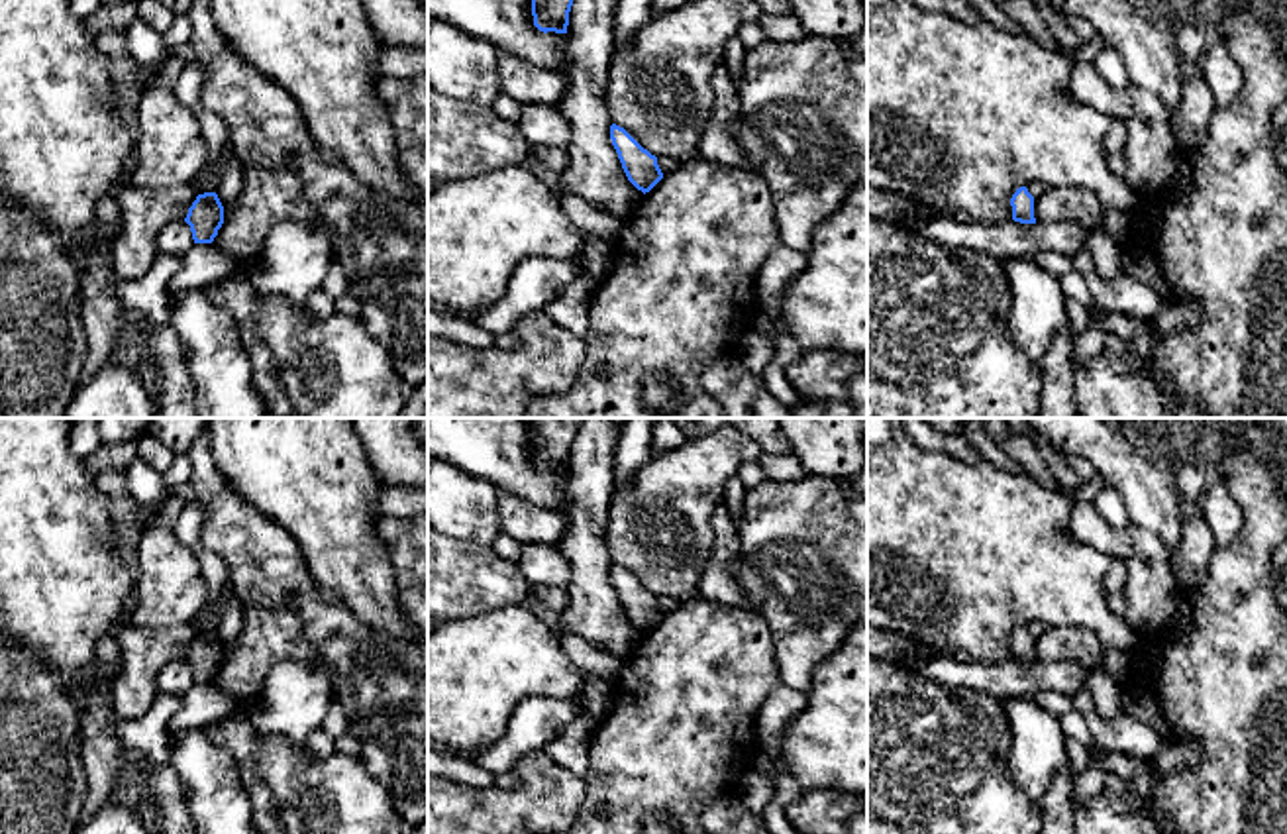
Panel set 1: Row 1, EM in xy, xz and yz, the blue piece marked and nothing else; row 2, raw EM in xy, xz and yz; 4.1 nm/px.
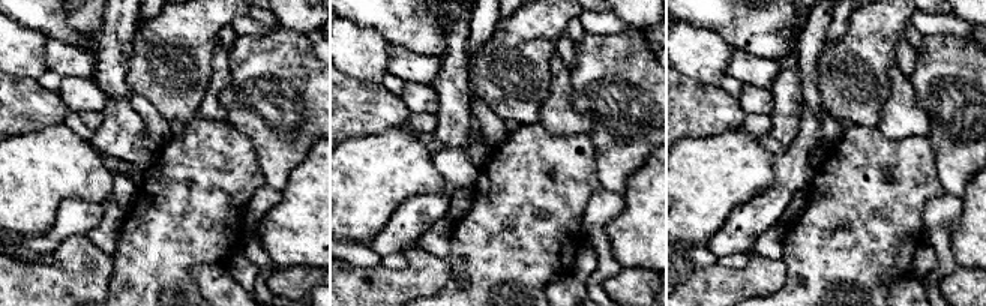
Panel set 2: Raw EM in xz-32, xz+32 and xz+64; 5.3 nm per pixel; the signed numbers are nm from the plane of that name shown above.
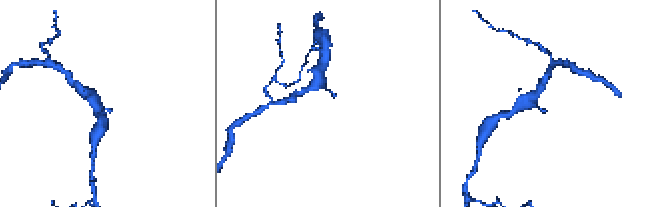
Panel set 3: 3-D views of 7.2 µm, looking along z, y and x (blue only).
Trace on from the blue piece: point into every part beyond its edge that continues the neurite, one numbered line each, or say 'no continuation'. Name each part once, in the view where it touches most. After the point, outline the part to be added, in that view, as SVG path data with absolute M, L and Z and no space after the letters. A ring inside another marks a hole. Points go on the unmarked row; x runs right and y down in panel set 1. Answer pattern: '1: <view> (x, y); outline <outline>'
no continuation

